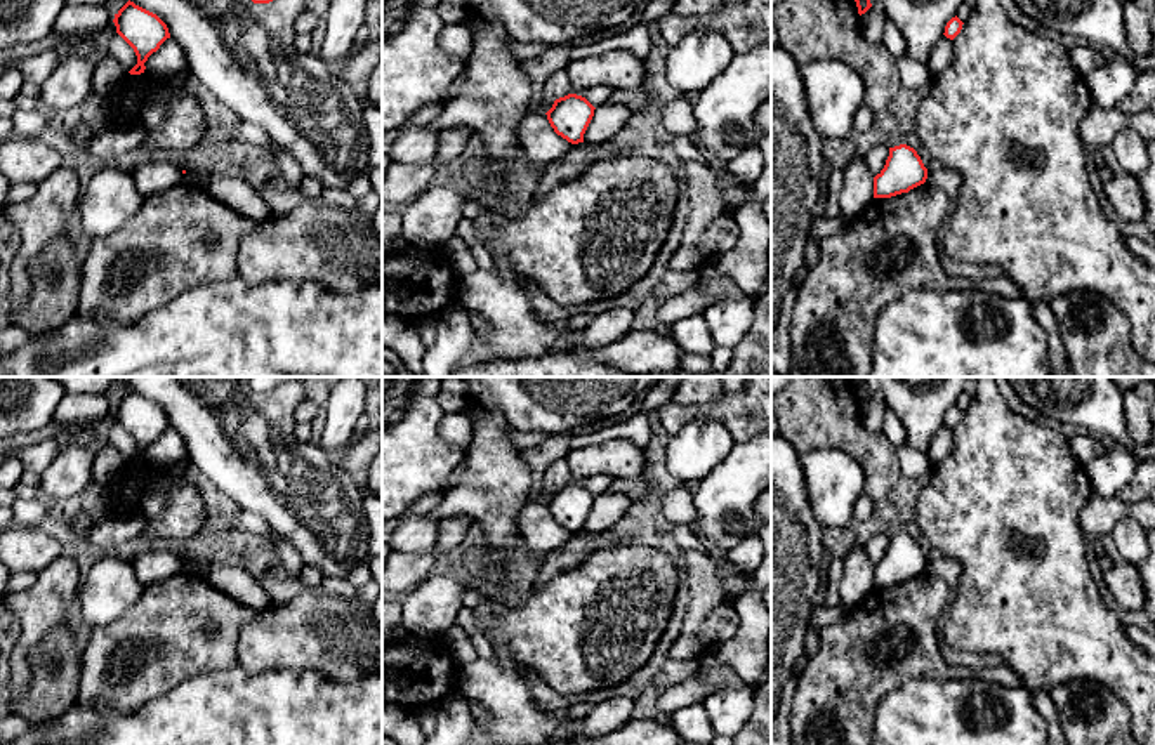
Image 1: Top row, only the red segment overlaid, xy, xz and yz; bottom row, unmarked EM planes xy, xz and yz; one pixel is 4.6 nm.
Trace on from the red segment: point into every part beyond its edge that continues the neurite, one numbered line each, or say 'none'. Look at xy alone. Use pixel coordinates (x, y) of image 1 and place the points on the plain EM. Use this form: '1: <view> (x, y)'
none

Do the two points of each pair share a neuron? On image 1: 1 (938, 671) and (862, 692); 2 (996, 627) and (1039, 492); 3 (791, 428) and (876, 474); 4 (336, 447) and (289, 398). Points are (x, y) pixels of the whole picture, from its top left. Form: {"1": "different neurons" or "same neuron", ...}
{"1": "same neuron", "2": "same neuron", "3": "same neuron", "4": "different neurons"}

